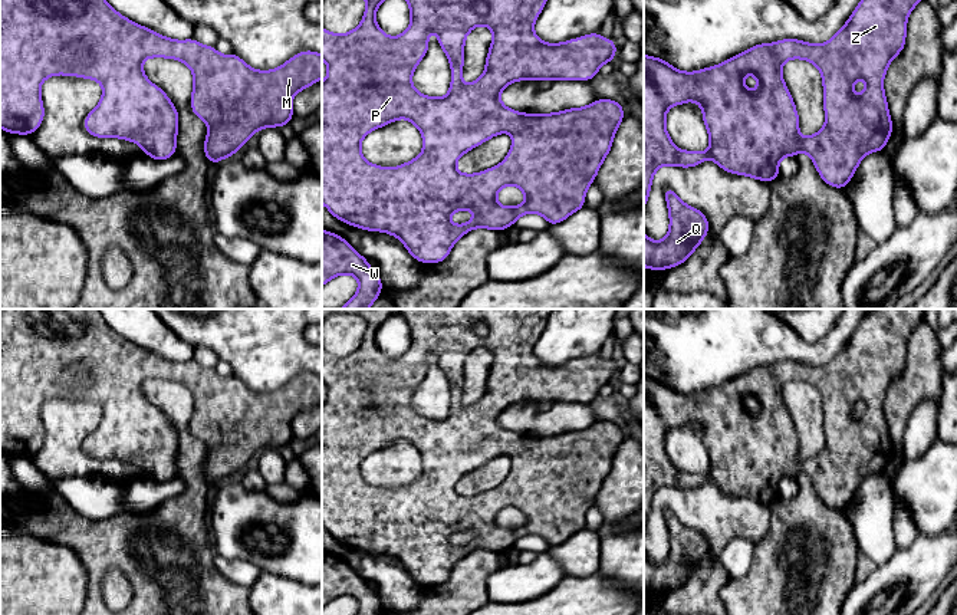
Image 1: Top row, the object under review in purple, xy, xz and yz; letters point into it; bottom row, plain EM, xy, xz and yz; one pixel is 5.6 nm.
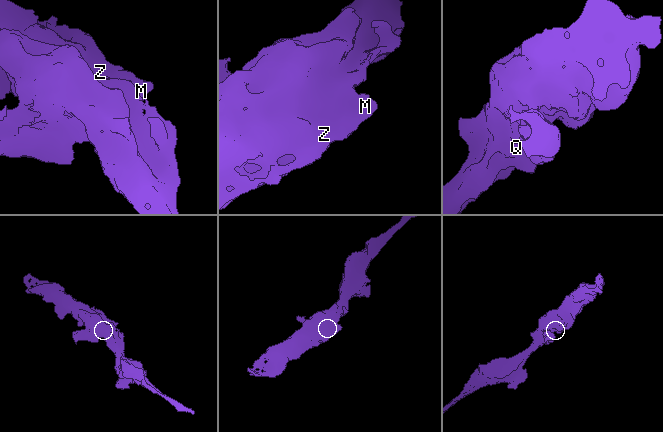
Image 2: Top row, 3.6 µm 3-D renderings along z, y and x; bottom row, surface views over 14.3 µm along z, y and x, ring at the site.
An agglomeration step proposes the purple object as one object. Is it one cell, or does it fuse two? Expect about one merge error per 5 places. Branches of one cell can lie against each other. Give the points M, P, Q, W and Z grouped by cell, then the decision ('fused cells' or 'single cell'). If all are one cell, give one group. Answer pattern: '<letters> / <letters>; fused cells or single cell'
M P Q W Z; single cell

